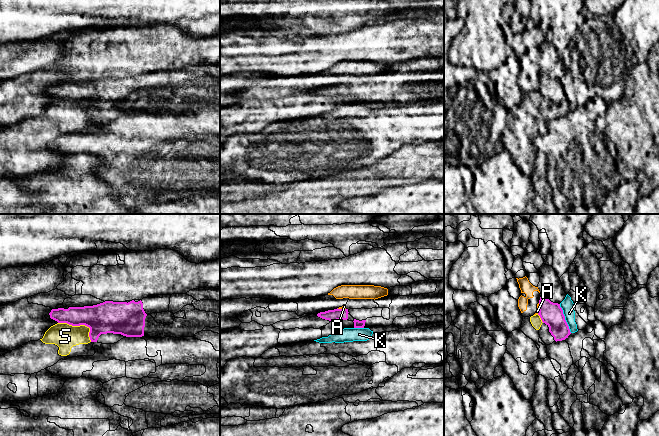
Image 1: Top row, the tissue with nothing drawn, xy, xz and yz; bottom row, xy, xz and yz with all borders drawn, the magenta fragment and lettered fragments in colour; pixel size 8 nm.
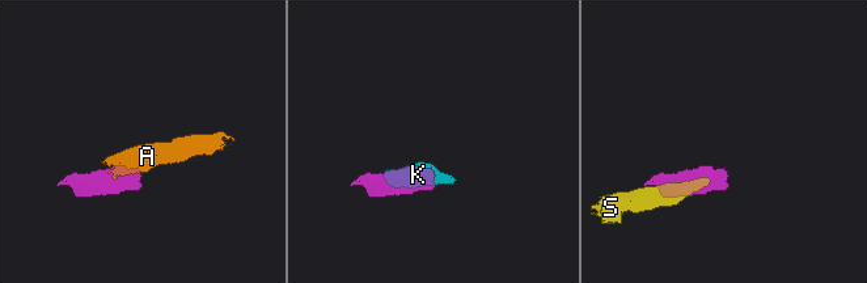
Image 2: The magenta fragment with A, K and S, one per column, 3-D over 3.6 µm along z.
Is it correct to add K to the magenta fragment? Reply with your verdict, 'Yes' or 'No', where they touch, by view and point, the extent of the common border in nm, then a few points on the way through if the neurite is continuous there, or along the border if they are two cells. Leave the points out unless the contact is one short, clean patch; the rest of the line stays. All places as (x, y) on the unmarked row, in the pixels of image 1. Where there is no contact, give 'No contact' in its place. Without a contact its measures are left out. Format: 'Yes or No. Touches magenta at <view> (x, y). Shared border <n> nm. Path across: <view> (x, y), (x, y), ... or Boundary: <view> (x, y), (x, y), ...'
No. Touches magenta at yz (564, 94). Shared border 260 nm

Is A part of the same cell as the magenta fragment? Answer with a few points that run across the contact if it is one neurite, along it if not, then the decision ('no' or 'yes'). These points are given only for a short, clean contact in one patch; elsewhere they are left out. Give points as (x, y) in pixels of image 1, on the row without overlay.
line yz (539, 79), (539, 87), (537, 89); no

